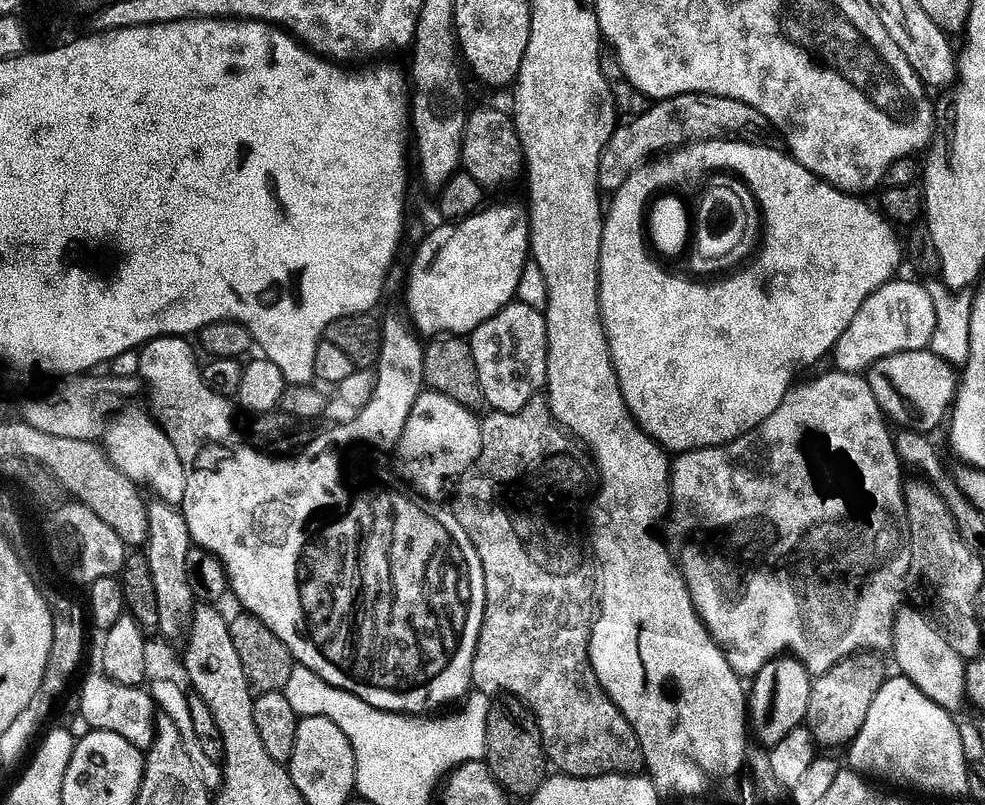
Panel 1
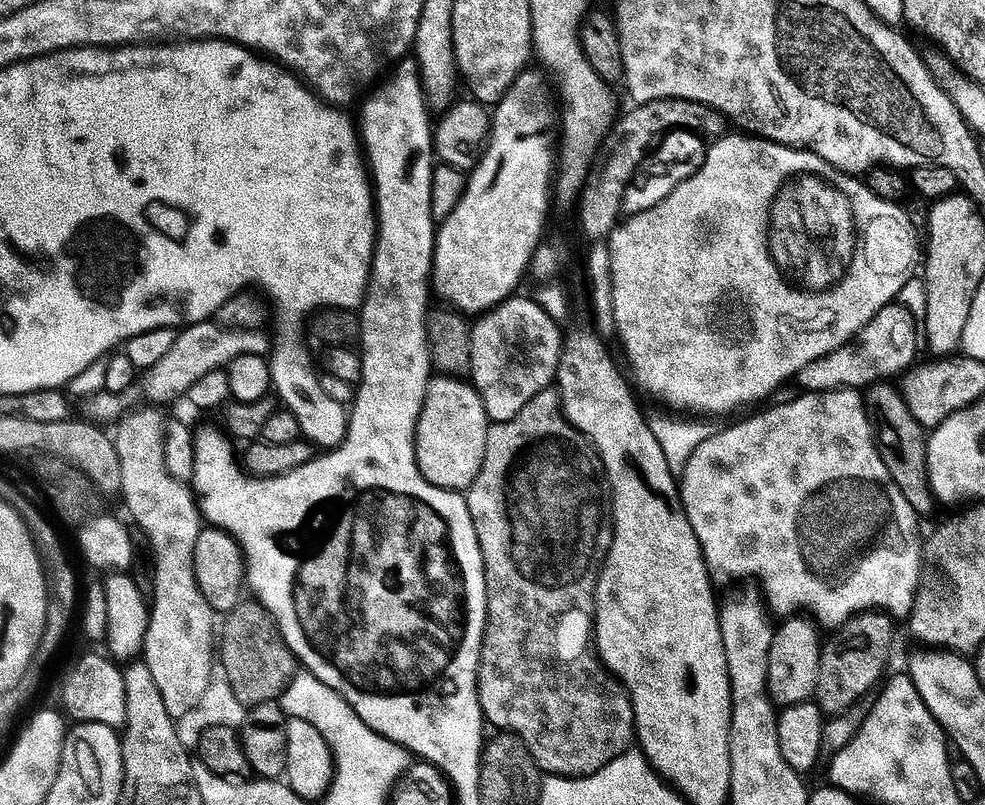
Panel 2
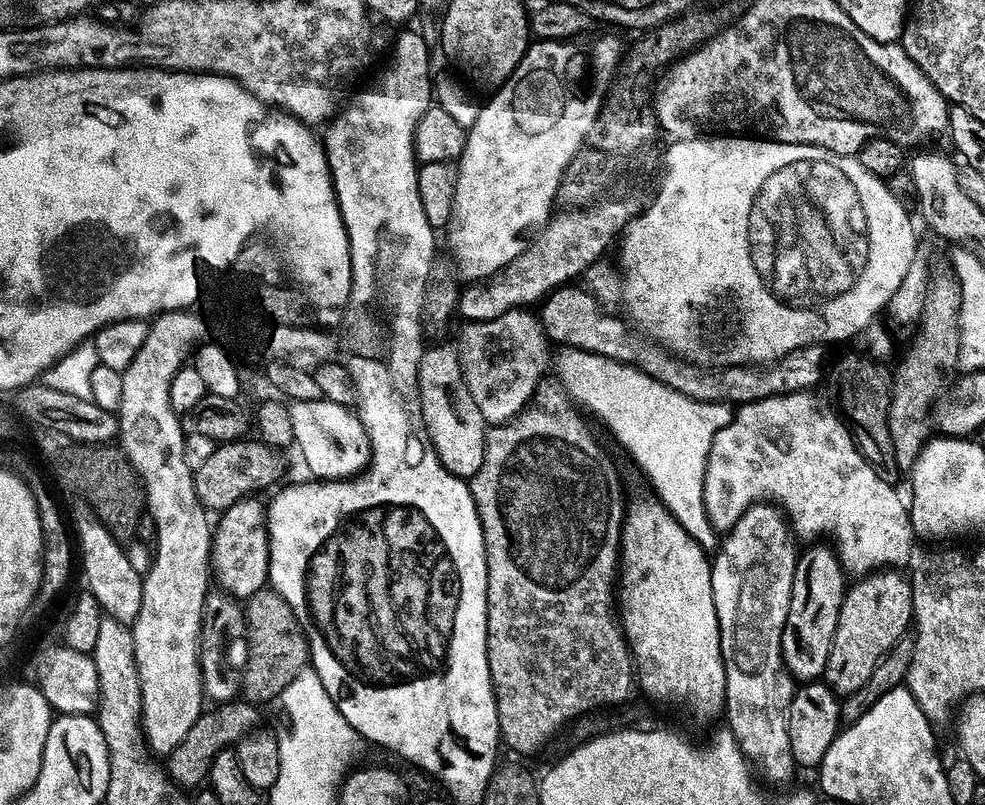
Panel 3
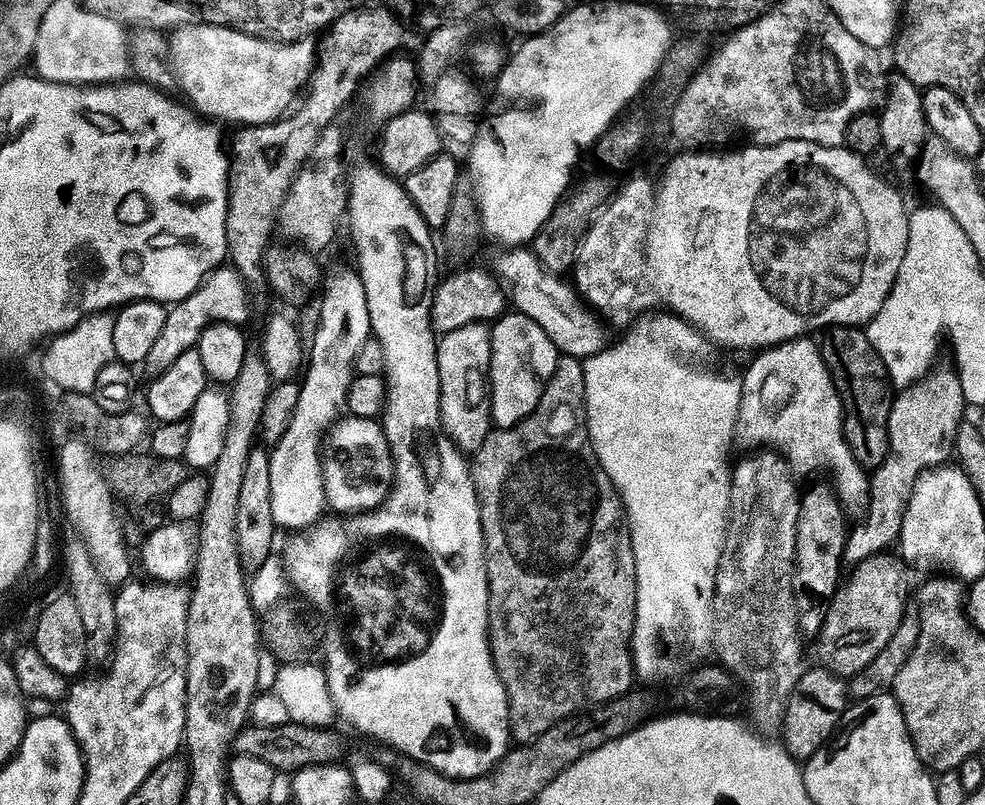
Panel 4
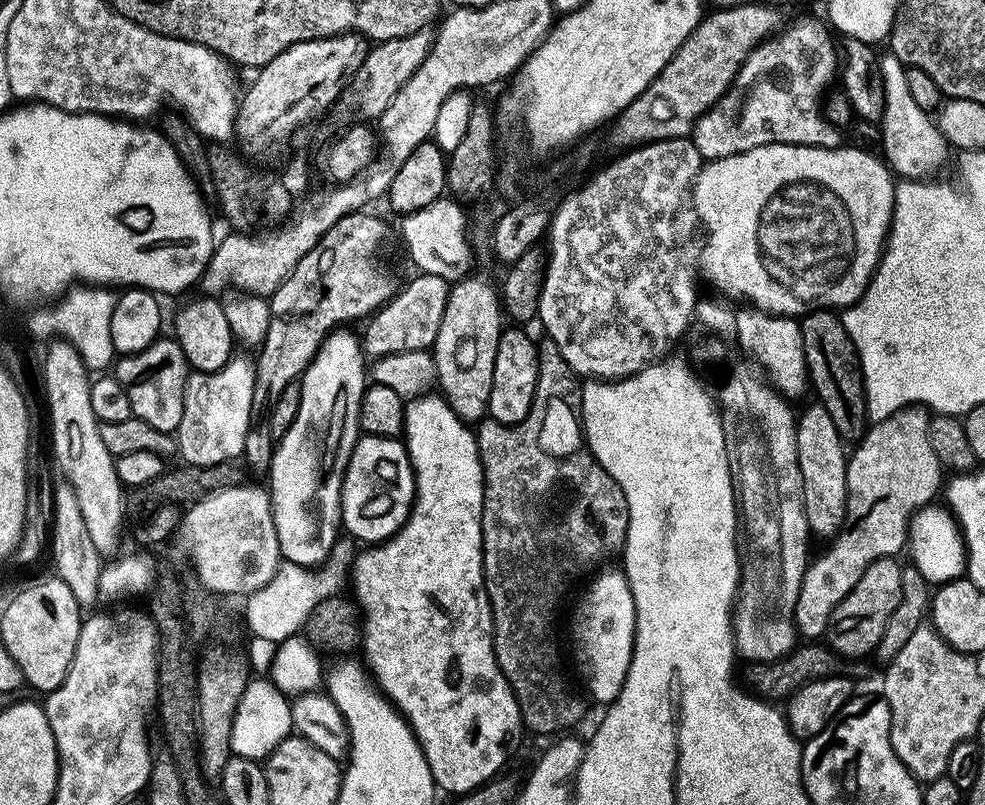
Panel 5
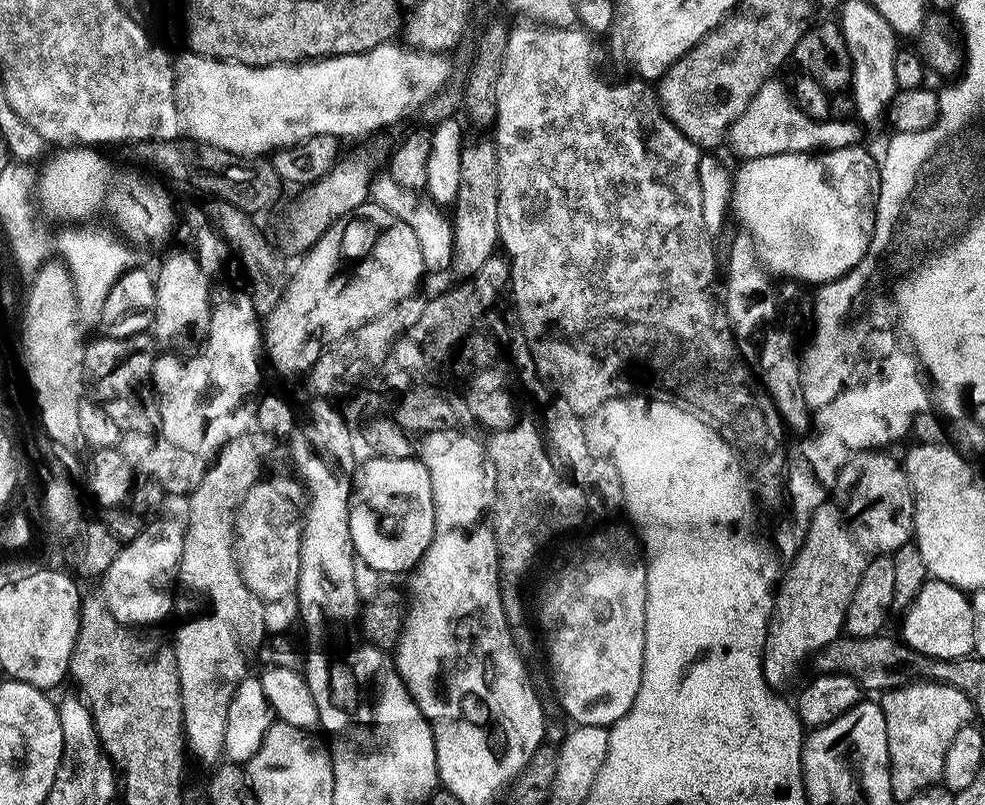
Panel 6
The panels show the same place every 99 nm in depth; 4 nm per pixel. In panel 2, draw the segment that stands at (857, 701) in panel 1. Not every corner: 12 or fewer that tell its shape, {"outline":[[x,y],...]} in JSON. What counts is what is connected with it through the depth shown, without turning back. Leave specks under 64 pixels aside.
{"outline":[[860,613],[823,647],[814,700],[844,713],[874,690],[893,617]]}

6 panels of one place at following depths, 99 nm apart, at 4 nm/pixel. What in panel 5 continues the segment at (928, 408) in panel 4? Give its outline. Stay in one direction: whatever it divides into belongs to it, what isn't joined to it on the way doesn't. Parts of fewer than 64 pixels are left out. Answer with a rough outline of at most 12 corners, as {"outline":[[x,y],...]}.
{"outline":[[932,416],[873,423],[848,462],[848,505],[809,563],[796,631],[816,642],[879,559],[909,547],[941,493]]}

